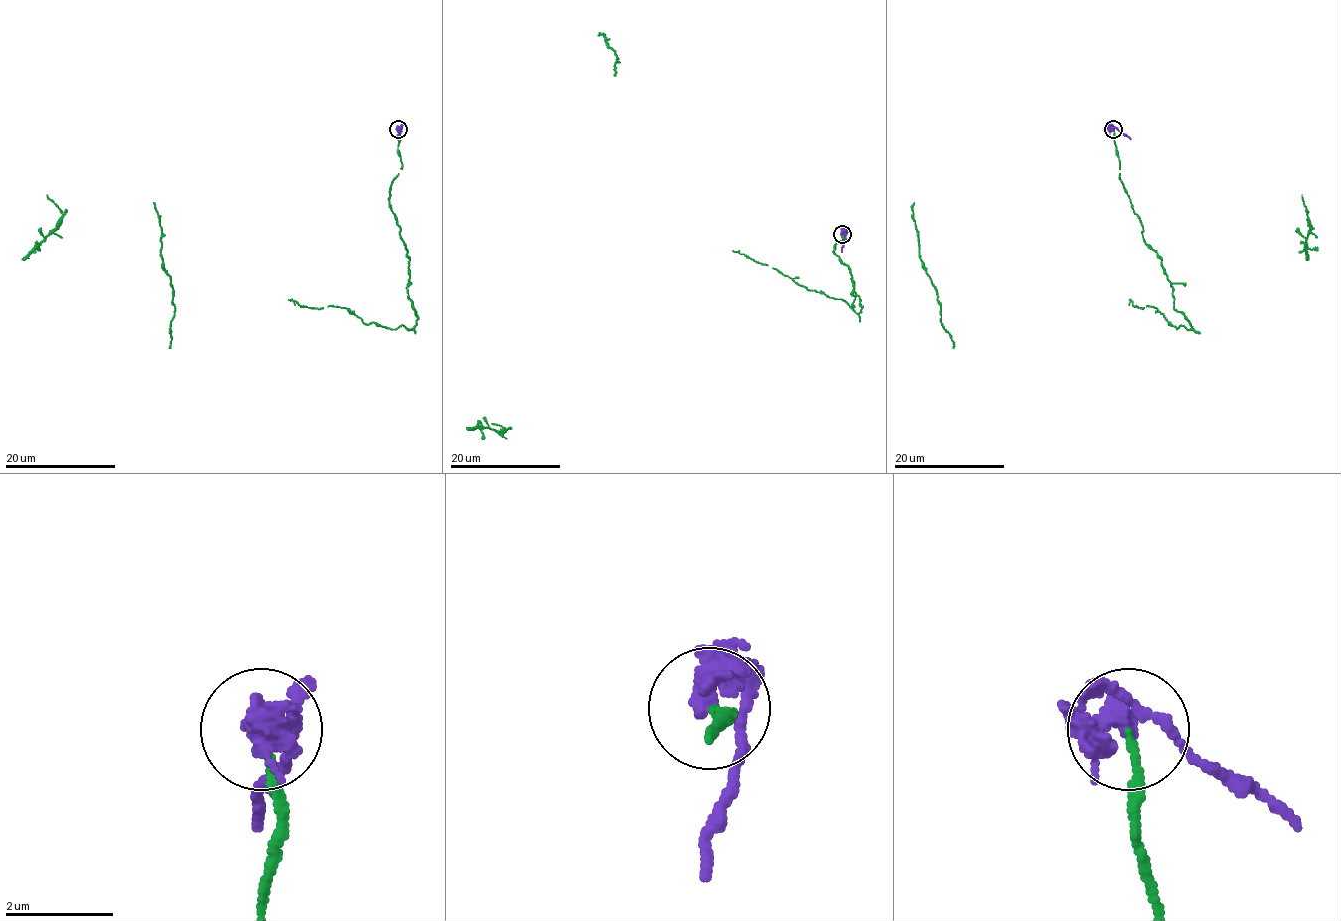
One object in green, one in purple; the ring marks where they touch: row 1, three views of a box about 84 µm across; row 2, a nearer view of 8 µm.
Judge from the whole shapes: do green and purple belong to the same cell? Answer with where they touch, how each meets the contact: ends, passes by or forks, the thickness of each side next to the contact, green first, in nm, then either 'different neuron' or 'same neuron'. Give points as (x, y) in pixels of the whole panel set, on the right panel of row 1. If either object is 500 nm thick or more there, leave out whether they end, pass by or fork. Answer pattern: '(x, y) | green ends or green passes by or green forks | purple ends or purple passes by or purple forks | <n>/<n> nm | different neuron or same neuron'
(1113, 129) | green ends | purple forks | 130/240 nm | different neuron

